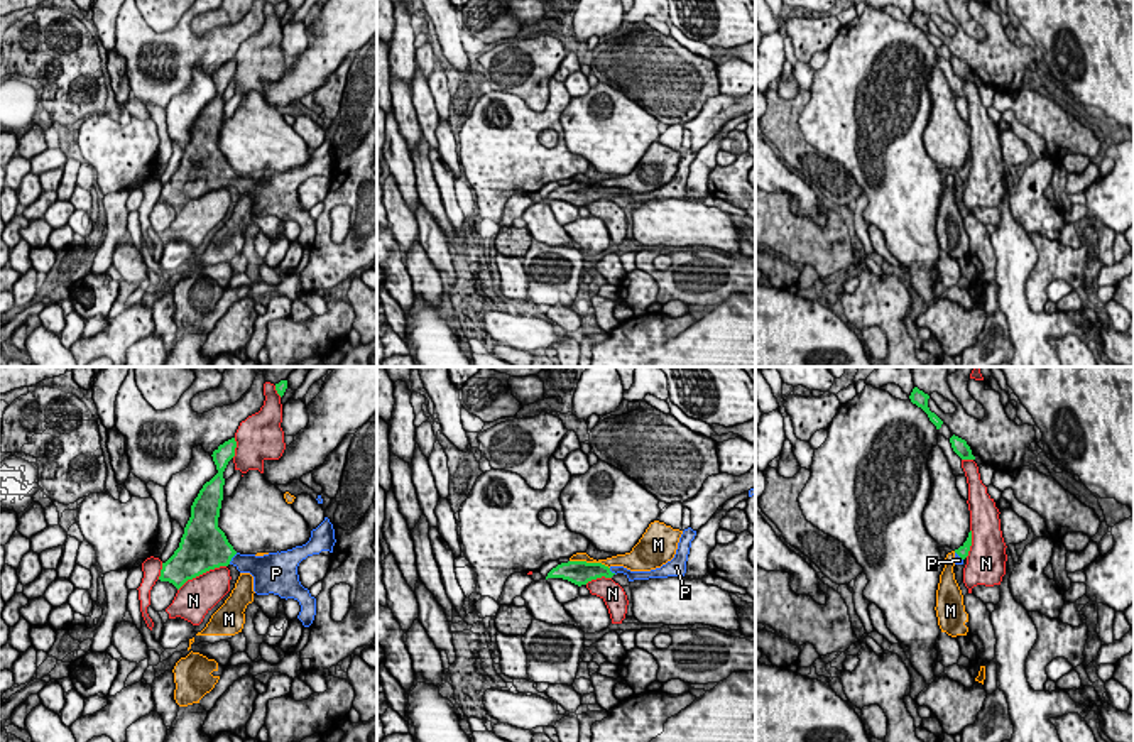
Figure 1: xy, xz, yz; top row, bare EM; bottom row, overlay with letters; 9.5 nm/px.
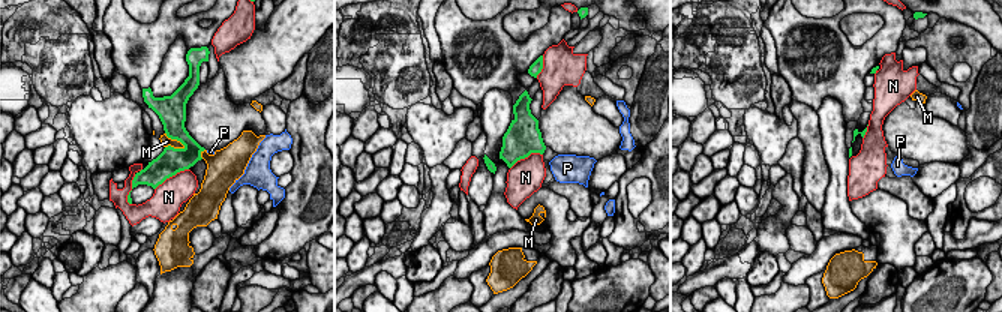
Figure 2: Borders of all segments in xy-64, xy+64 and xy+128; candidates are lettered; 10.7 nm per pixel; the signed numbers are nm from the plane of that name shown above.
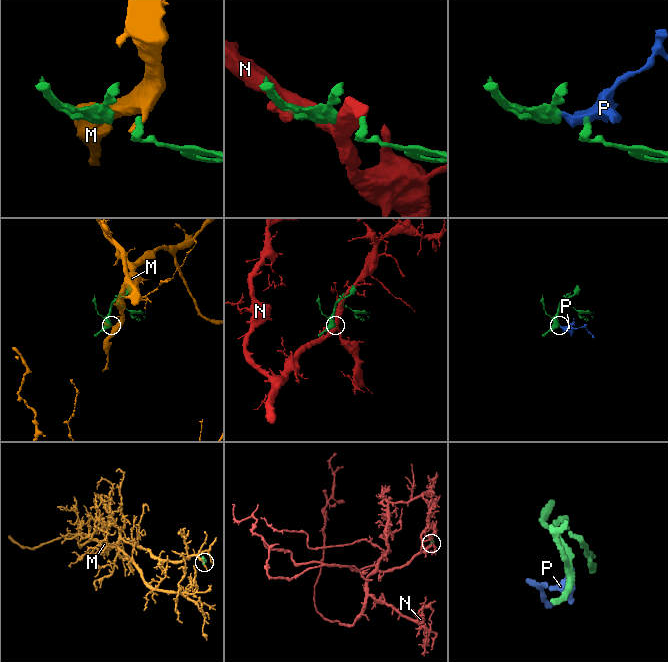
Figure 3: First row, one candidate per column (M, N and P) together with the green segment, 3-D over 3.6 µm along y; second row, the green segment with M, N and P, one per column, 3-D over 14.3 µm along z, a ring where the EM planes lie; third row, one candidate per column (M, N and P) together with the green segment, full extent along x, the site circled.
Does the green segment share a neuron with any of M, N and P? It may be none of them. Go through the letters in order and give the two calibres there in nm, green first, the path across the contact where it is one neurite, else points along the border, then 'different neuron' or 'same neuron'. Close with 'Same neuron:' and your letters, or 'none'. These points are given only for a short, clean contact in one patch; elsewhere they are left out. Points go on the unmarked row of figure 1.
M: 220/100 nm | different neuron
N: 440/340 nm | different neuron
P: 400/190 nm | across xy (208, 169), (232, 178), (245, 185) | same neuron
Same neuron: P

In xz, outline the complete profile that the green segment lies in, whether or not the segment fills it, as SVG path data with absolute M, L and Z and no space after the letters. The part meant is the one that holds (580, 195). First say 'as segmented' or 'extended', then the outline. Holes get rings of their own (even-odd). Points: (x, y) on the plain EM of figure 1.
extended | M691 149L684 150L676 176L671 183L662 186L661 189L651 191L651 193L630 193L624 188L605 188L602 184L586 184L586 183L568 183L561 184L556 189L553 189L548 199L563 199L568 201L578 208L586 206L592 201L597 199L612 199L617 194L624 194L629 203L634 201L649 201L649 199L668 199L668 198L684 198L686 194L686 183L691 169L691 162L695 161L696 152Z

